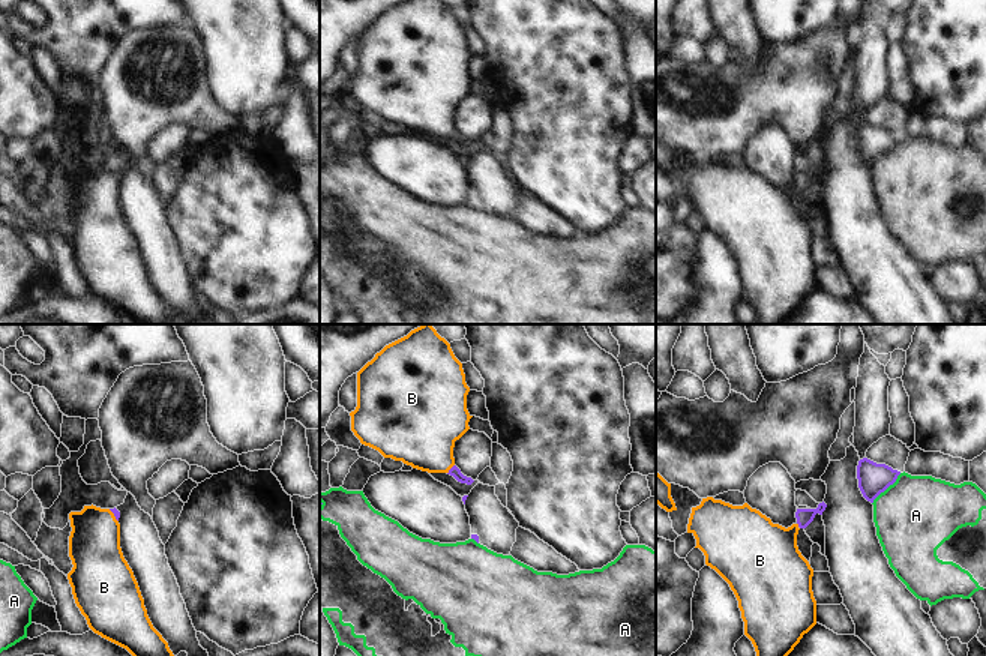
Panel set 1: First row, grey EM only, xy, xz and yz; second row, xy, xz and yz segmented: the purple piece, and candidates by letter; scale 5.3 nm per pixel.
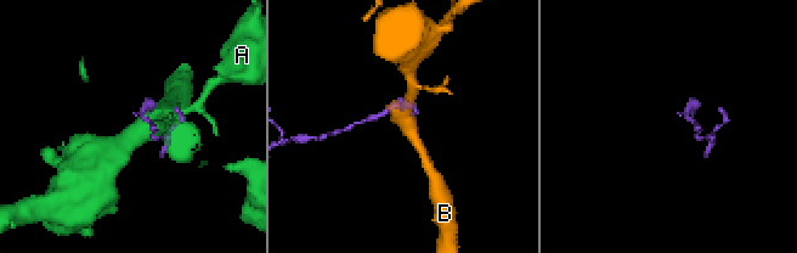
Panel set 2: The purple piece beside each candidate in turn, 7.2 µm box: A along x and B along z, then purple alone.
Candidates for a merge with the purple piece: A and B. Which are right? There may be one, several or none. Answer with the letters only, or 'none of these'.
B

